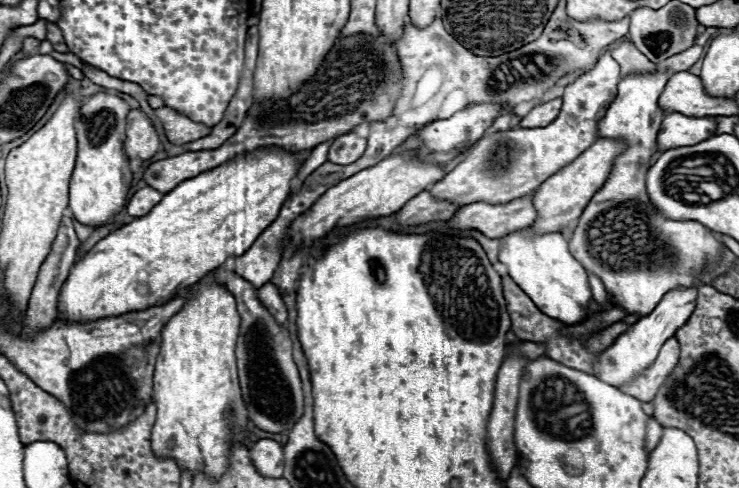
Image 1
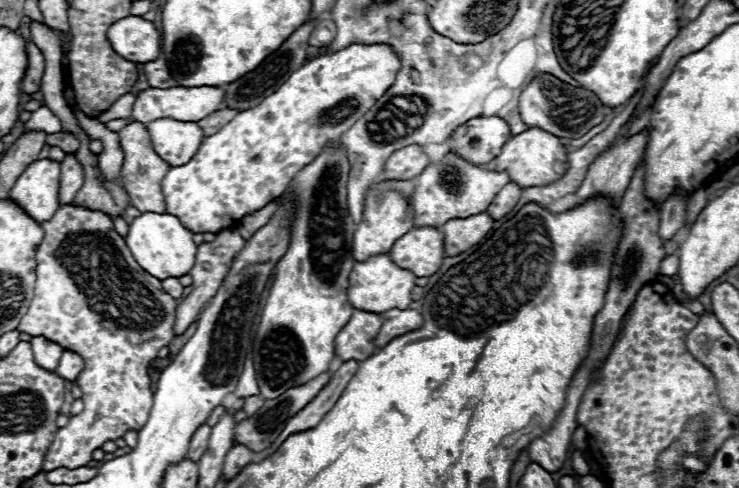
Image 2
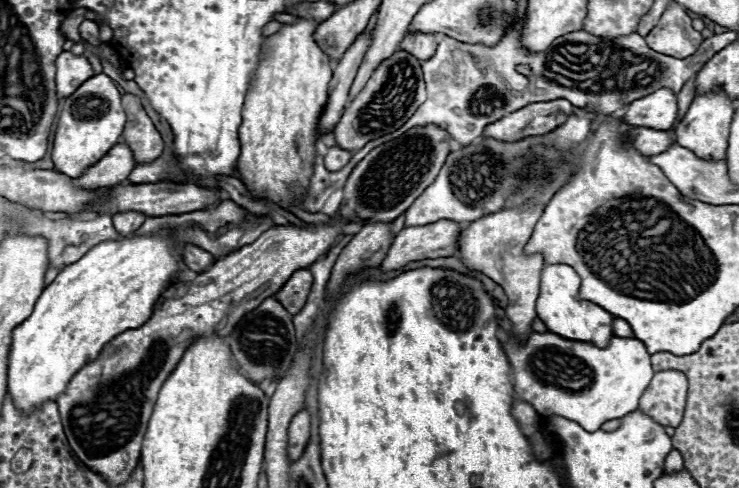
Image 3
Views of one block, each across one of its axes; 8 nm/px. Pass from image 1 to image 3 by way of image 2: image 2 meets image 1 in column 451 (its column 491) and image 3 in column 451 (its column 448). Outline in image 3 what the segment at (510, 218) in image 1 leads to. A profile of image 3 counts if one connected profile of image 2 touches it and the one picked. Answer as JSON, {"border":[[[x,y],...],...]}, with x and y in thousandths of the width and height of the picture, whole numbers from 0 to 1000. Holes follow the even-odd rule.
{"border":[[[593,451],[579,463],[552,463],[539,475],[539,492],[525,512],[517,553],[528,557],[544,549],[558,533],[614,525],[620,512],[625,459],[612,451]]]}

